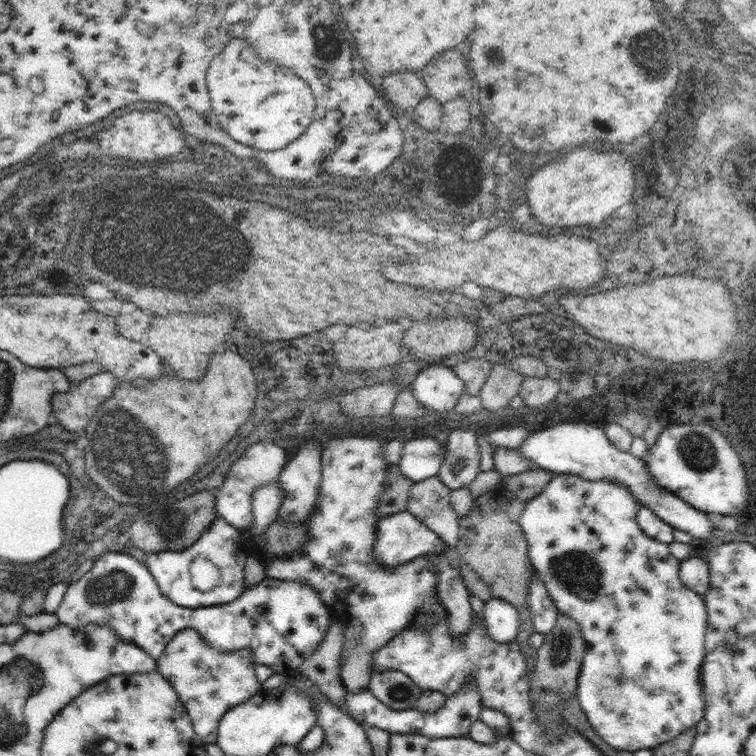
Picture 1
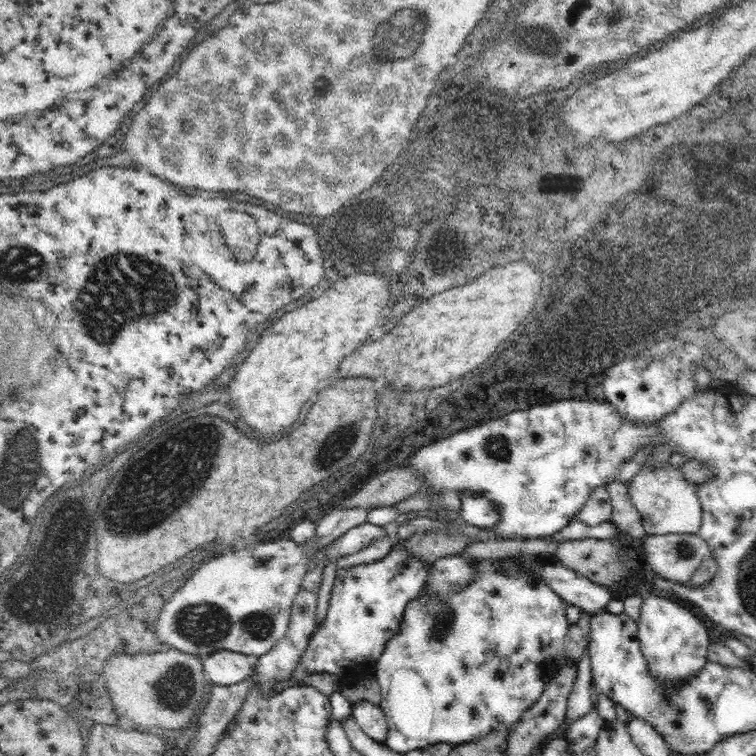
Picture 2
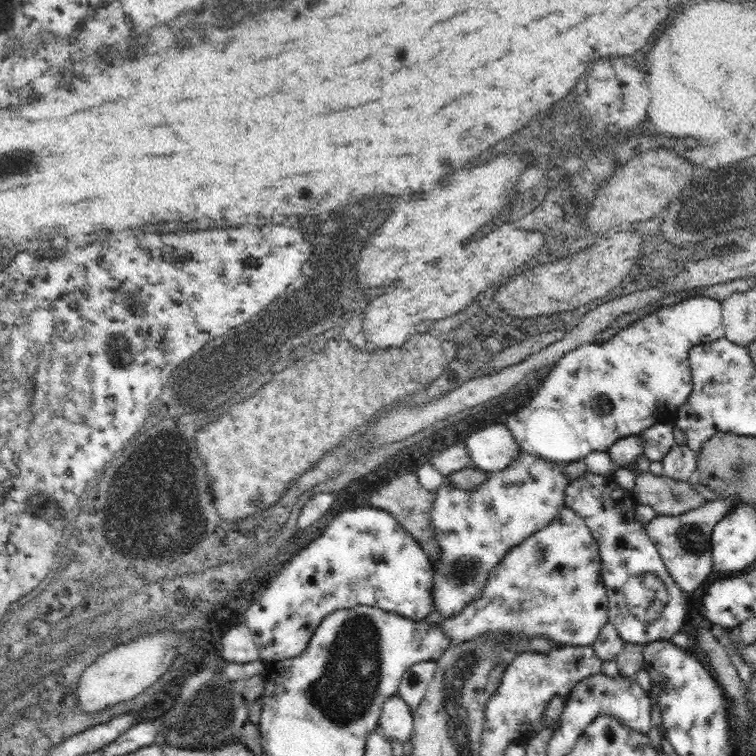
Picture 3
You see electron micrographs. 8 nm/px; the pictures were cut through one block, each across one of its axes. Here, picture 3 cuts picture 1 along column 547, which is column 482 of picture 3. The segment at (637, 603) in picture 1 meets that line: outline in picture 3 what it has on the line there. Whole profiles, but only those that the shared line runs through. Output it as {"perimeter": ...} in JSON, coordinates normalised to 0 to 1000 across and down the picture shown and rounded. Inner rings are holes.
{"perimeter":[[[688,598],[672,619],[648,627],[622,651],[601,646],[587,635],[577,651],[569,680],[574,714],[582,722],[571,772],[574,807],[593,820],[608,812],[624,794],[632,794],[661,741],[667,741],[680,722],[730,693],[743,672],[751,672],[746,656],[754,638],[743,614],[696,598]]]}

